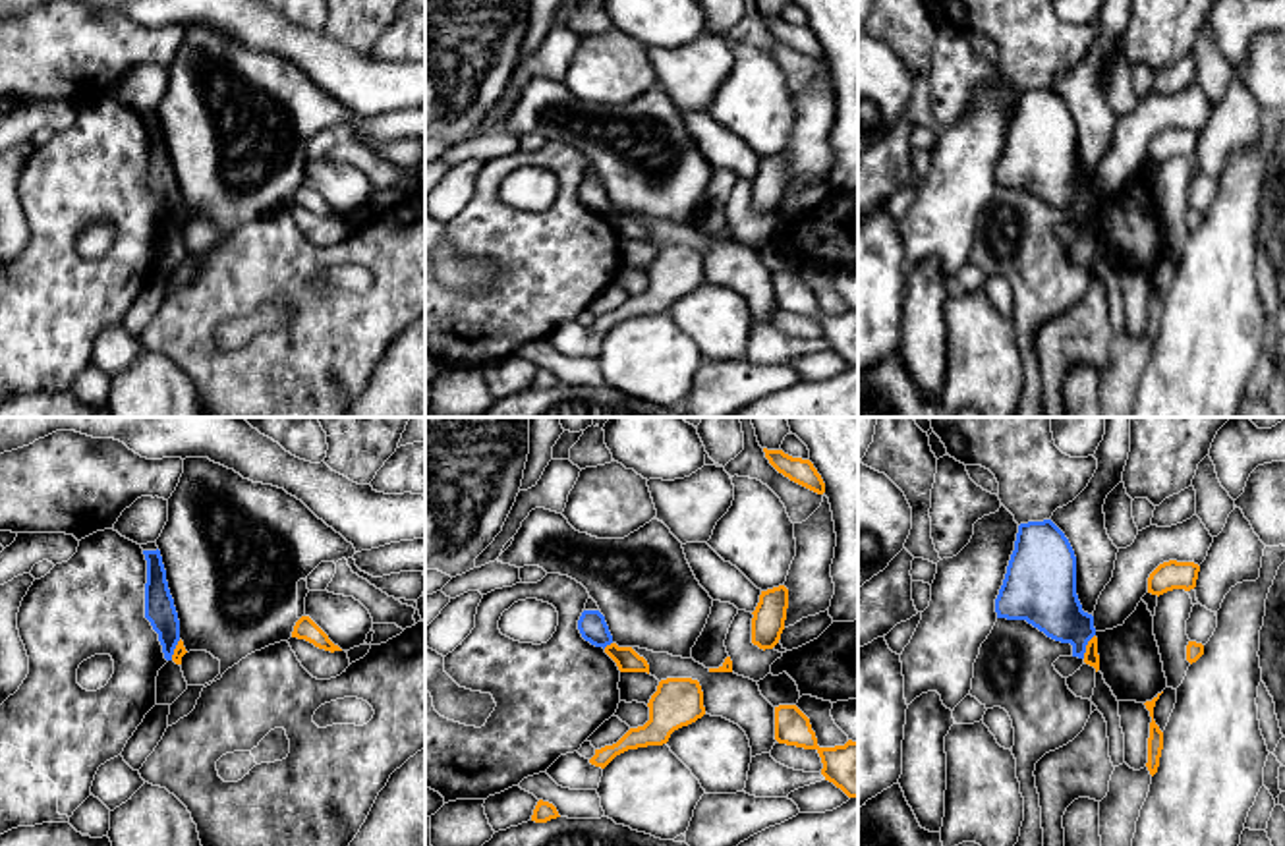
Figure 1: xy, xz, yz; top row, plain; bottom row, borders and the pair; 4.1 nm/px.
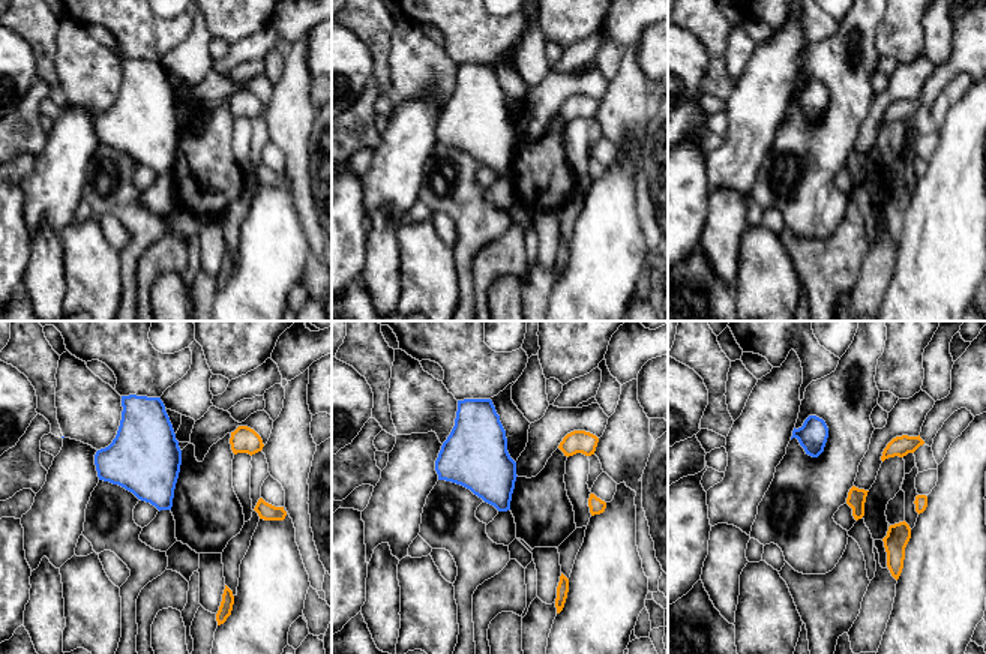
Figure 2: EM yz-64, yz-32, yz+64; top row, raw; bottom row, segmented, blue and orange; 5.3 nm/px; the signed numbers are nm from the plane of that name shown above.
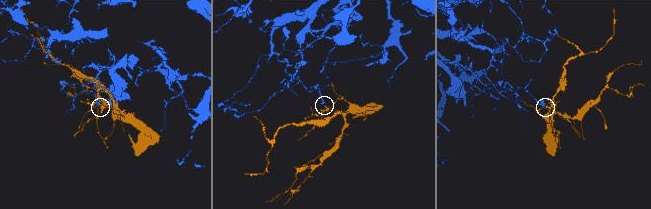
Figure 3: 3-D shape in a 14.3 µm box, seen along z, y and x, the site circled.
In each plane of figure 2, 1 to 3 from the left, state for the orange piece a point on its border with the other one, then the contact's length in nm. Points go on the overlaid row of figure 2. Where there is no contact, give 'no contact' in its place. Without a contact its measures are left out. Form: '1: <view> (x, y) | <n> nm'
1: no contact
2: no contact
3: no contact

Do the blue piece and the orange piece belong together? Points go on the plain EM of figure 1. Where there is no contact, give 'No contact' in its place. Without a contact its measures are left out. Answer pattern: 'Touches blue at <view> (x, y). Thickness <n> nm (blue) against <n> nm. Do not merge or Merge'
Touches blue at yz (1086, 211). Thickness 240 nm (blue) against 60 nm. Do not merge

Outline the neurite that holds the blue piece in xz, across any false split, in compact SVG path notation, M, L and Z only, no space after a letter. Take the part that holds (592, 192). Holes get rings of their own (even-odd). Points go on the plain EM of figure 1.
M584 178L578 187L578 197L585 209L595 214L607 214L613 211L613 203L605 189L605 183L599 178Z

